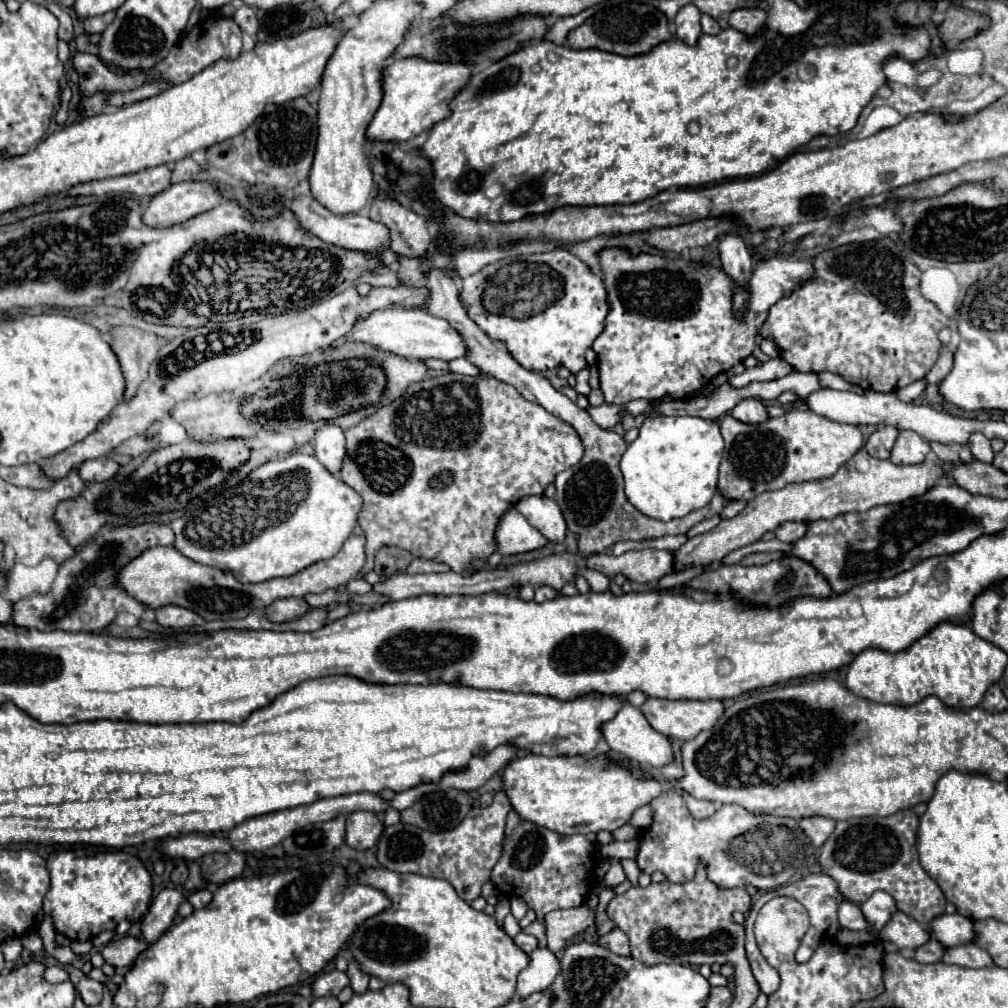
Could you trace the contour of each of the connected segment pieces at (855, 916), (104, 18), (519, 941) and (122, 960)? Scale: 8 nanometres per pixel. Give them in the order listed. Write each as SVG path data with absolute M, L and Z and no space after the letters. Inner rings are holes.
M844 900L840 904L840 908L838 908L838 920L840 920L840 926L848 928L848 930L868 928L868 922L866 922L860 906L854 904L854 902L848 902L848 900Z
M108 12L108 14L102 14L102 16L96 16L96 18L88 18L84 20L84 30L86 34L100 34L114 18L114 12Z
M518 932L512 940L514 940L514 944L516 944L520 950L524 950L526 954L530 954L530 952L536 948L536 938L530 936L530 934L526 934L526 932Z
M122 936L122 938L114 938L102 948L102 958L106 964L114 968L128 968L134 964L136 956L146 948L148 948L146 942L140 938Z

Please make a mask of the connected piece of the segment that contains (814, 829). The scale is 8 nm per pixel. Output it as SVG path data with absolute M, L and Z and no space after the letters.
M812 816L812 818L802 818L800 820L800 828L806 832L806 836L810 838L814 848L820 848L828 840L834 826L836 826L834 820L822 818L822 816Z

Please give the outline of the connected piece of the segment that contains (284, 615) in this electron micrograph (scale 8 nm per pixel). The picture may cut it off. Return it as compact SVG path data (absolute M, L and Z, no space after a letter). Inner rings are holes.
M284 598L276 600L266 608L266 614L272 622L286 622L302 616L308 610L308 604L300 598Z

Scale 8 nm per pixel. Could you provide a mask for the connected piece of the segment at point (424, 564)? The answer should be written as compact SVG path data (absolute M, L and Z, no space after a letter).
M416 558L408 568L406 568L408 574L432 574L432 572L450 572L450 568L446 564L440 564L440 562L432 562L432 560L422 560L422 558Z

